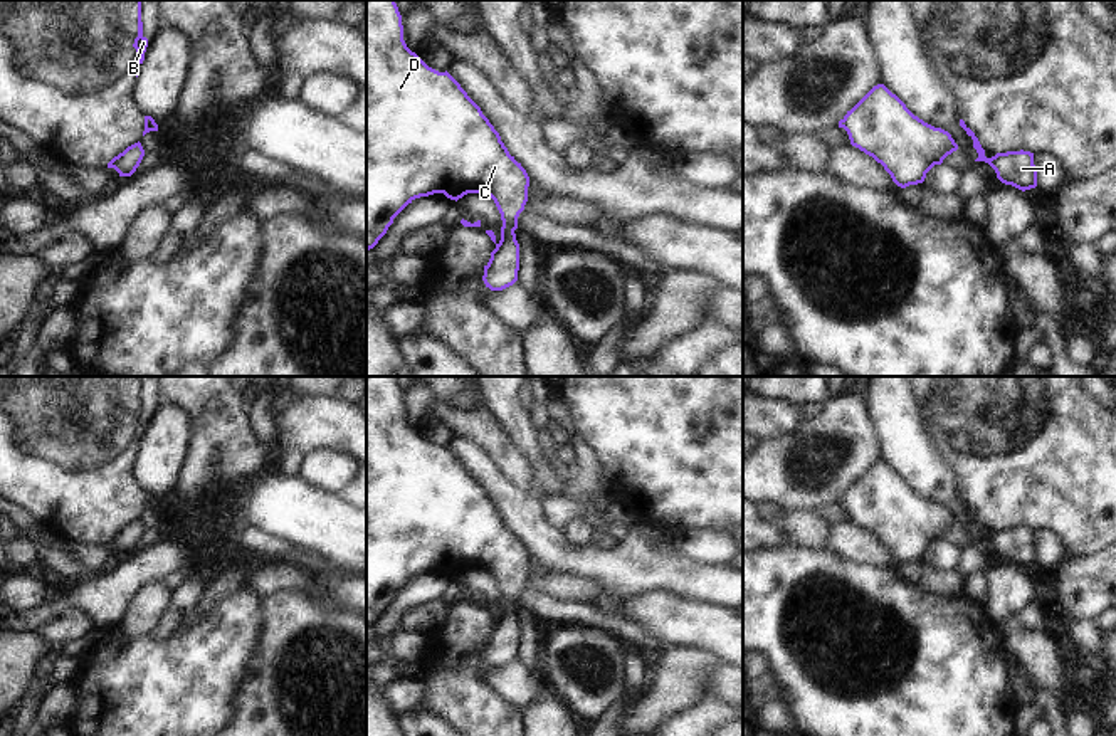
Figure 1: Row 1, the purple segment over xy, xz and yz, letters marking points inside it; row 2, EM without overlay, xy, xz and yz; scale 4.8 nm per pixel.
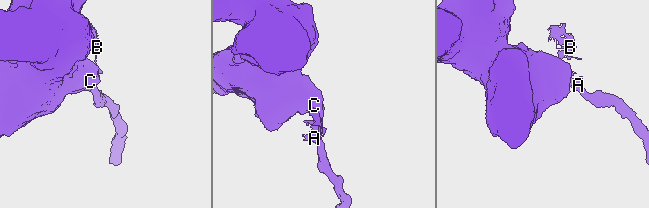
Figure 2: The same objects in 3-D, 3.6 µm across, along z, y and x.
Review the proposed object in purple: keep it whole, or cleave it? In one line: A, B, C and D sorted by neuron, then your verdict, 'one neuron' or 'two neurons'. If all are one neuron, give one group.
A C D / B; two neurons

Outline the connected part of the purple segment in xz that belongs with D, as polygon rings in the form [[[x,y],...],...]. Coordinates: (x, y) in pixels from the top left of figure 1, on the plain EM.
[[[366,376],[366,627],[387,610],[393,595],[415,575],[444,570],[459,576],[467,570],[486,570],[501,590],[501,617],[482,652],[486,664],[503,667],[518,657],[519,620],[514,607],[528,578],[529,553],[509,531],[499,509],[445,447],[429,444],[403,417],[402,392],[395,376]]]

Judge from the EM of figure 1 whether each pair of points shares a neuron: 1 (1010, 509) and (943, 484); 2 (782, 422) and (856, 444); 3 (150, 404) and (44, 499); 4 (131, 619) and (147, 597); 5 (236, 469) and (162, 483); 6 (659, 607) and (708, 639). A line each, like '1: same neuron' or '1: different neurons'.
1: different neurons
2: different neurons
3: same neuron
4: same neuron
5: different neurons
6: same neuron

